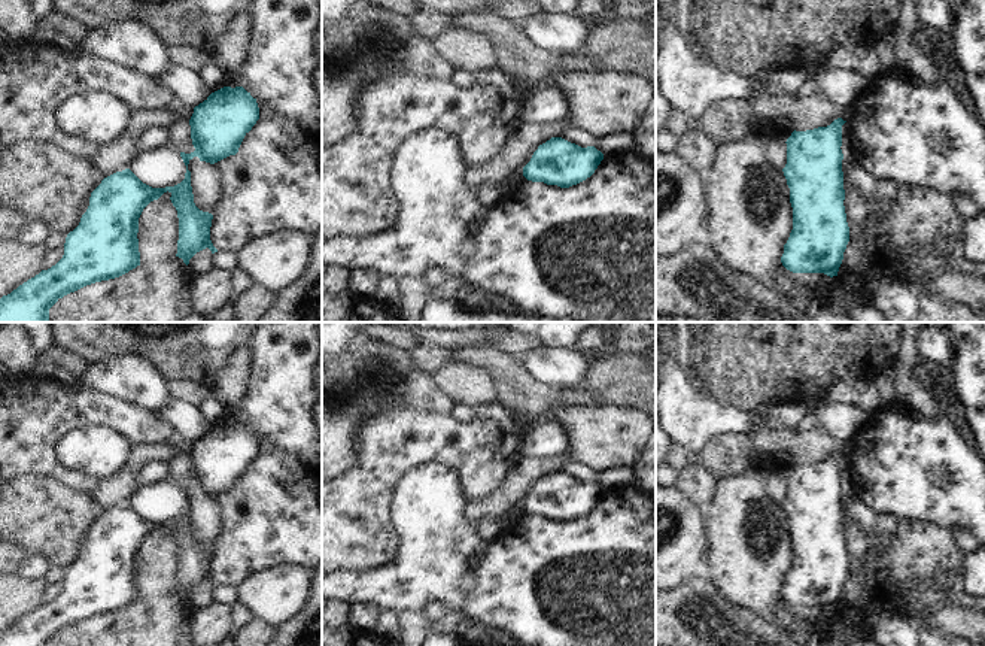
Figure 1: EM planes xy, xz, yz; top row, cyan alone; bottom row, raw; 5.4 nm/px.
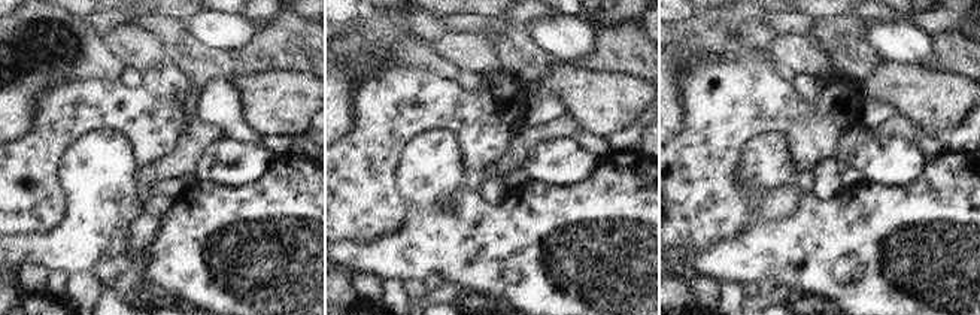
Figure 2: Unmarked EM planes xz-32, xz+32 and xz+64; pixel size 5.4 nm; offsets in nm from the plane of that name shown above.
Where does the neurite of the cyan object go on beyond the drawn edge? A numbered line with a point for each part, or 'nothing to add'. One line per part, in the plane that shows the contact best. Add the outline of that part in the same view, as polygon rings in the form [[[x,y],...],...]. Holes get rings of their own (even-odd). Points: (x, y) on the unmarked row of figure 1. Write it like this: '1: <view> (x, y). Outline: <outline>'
nothing to add.

